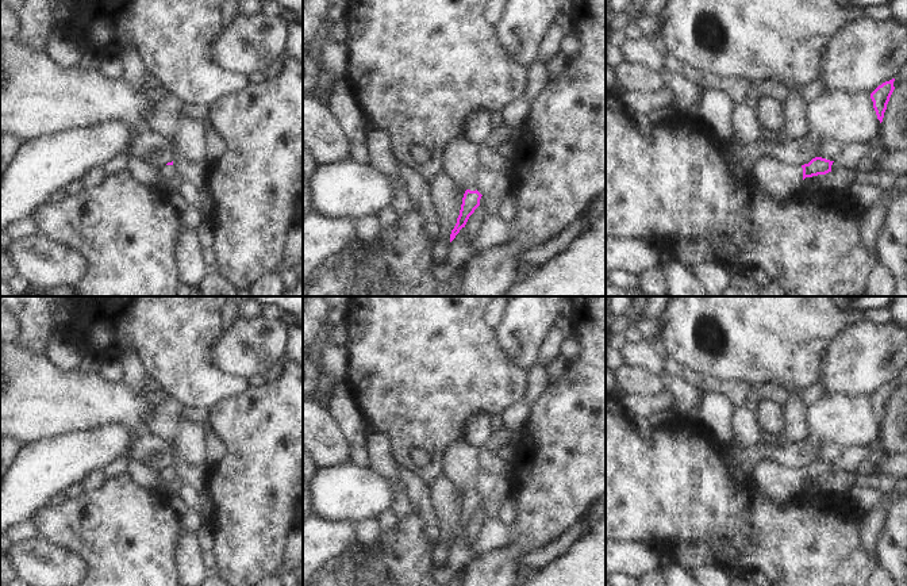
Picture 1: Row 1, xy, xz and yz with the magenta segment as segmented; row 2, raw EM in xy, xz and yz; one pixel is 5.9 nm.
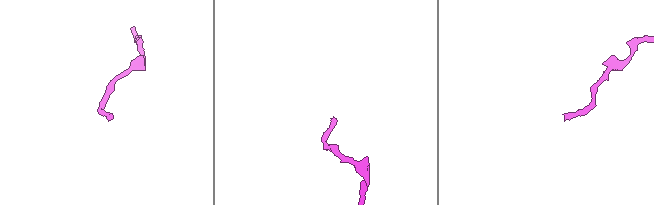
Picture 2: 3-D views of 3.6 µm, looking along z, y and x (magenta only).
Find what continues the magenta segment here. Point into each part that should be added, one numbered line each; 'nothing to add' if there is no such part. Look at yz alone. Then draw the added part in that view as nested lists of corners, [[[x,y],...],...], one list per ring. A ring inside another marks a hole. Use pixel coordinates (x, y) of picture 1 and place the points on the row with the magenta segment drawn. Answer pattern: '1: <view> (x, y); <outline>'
1: yz (779, 179); [[[761,154],[752,165],[753,177],[777,199],[802,192],[802,165],[788,165],[770,154]]]

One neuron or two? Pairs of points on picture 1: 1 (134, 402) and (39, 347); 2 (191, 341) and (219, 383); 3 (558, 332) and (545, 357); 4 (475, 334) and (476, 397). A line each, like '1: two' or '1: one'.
1: two
2: one
3: one
4: one

